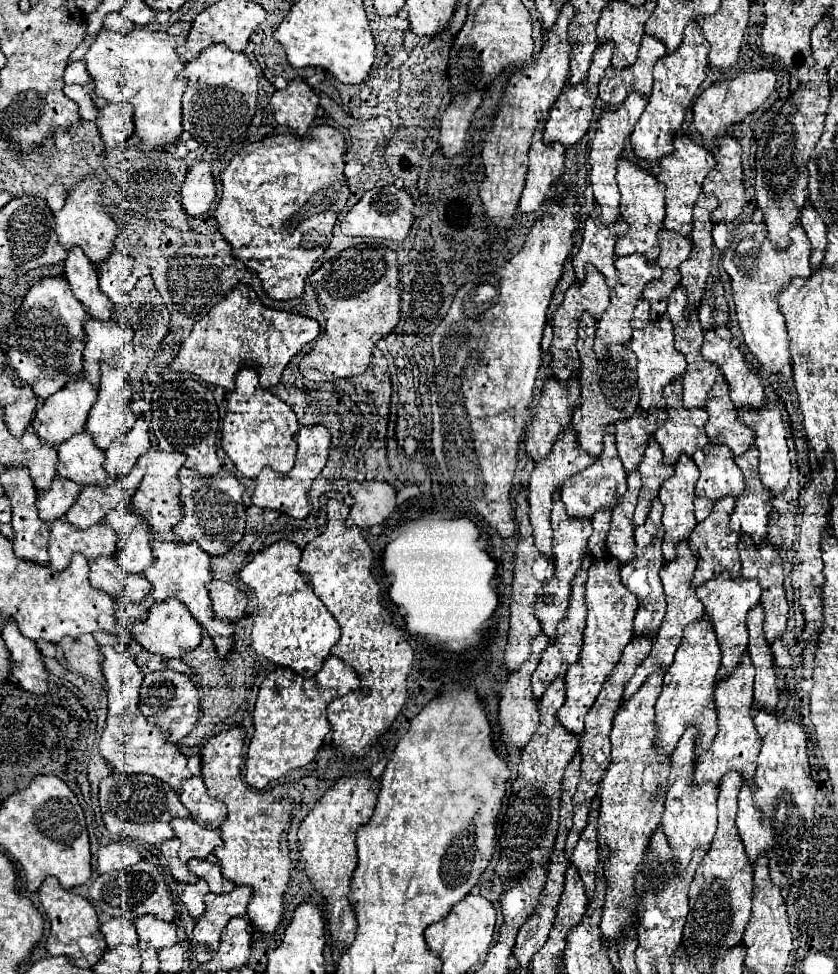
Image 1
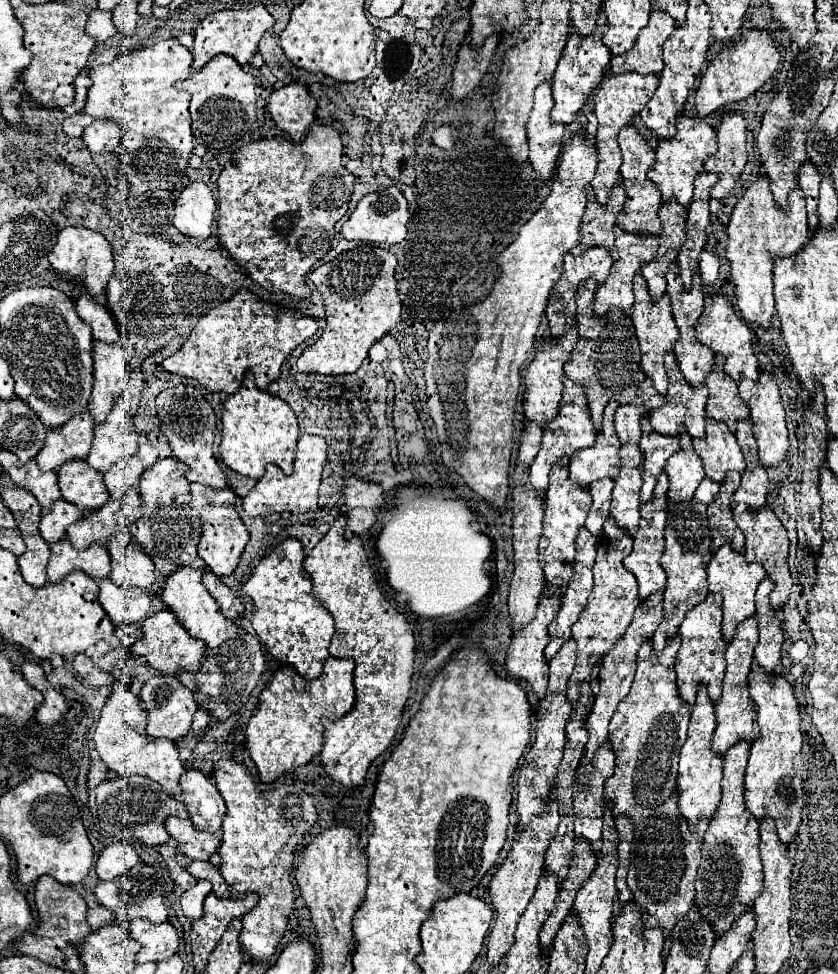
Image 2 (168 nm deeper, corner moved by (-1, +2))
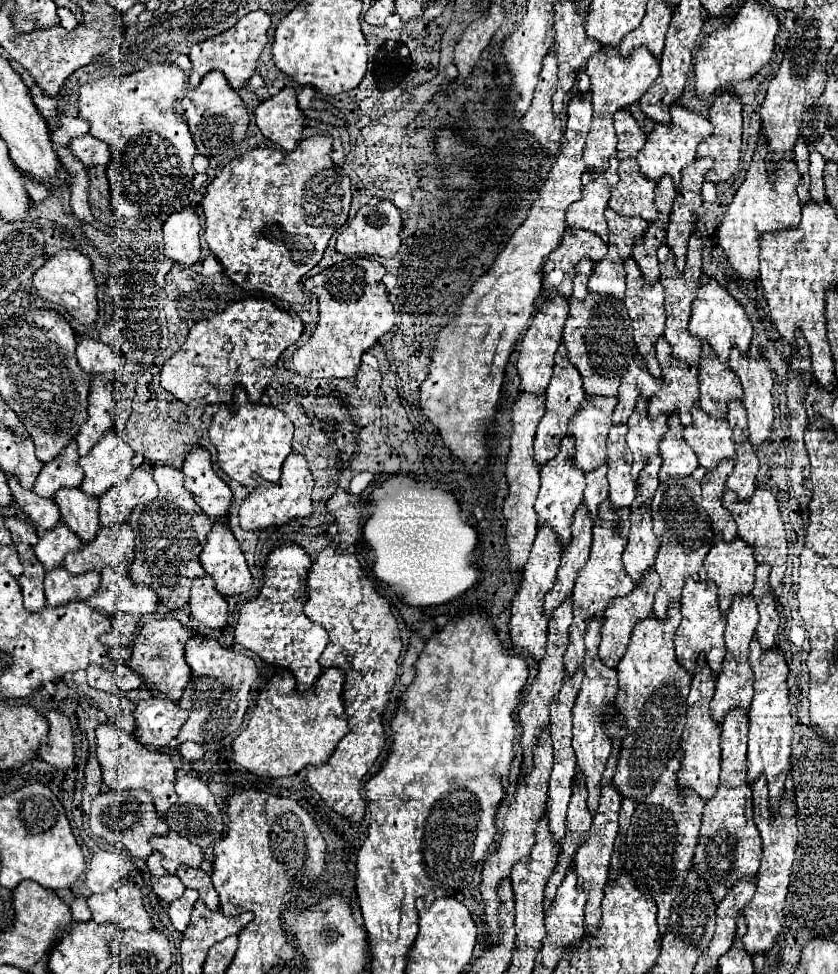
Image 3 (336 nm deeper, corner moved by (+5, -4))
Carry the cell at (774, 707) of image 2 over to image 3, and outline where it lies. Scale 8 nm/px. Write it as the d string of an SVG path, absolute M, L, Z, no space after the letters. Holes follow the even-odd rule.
M756 637L750 641L748 663L754 671L754 699L750 707L750 731L748 731L748 785L758 777L766 777L770 789L770 809L778 813L780 801L784 797L784 783L790 771L790 743L792 743L792 717L788 703L788 665L780 651L762 651Z

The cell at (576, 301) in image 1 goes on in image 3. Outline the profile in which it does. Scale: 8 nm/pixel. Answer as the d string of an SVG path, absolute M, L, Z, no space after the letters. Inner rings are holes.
M566 231L562 245L550 253L550 259L544 265L544 293L560 293L562 297L570 299L578 261L590 259L594 265L598 265L606 255L606 249L606 243L590 231Z

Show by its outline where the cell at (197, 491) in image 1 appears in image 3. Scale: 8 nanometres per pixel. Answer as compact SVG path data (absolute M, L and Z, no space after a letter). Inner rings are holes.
M226 523L212 525L210 535L206 537L206 545L200 553L200 563L214 579L214 587L224 597L240 595L252 583L240 543Z

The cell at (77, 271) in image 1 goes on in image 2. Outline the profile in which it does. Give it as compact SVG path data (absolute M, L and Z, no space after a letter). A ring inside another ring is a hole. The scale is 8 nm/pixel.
M84 293L78 301L76 301L76 311L80 315L80 319L90 325L92 329L92 339L94 341L102 341L102 343L116 343L118 339L118 329L114 323L114 317L108 313L108 309L104 305L100 305L98 301L92 301L92 297L88 297L88 293Z

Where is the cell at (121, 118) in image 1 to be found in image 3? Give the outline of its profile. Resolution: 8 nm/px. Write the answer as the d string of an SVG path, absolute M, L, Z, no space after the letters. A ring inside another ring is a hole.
M82 135L70 141L72 153L84 163L84 167L98 167L110 161L108 145L104 141L94 139L92 135Z

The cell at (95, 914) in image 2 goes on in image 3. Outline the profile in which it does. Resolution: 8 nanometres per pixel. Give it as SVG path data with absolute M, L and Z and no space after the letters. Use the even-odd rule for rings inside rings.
M78 897L78 899L74 899L74 901L70 903L70 909L72 909L72 917L74 917L74 921L78 921L78 923L86 923L86 921L92 919L90 909L88 909L88 905L86 905L86 897Z

